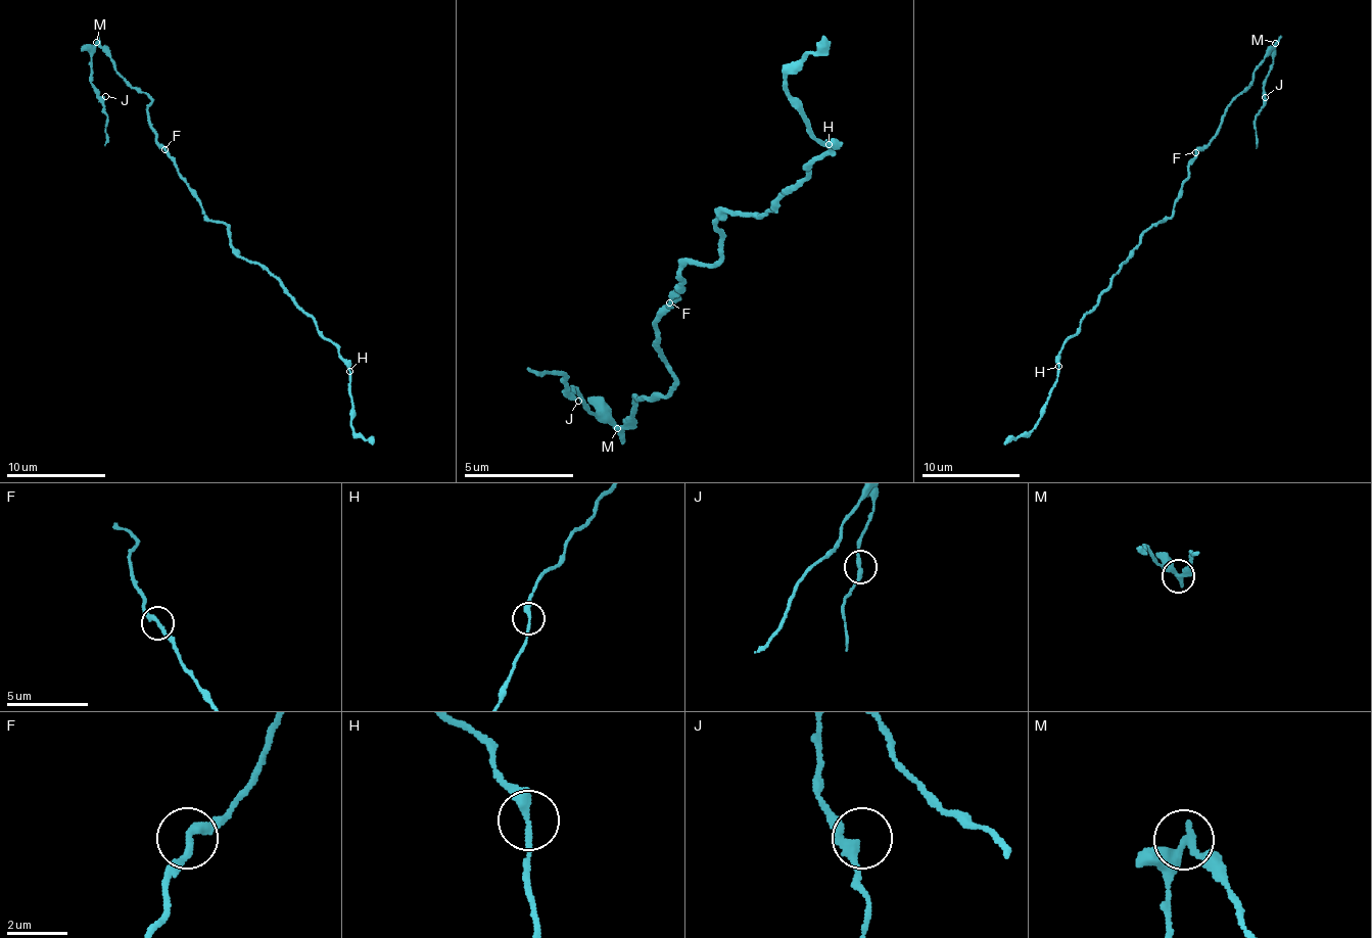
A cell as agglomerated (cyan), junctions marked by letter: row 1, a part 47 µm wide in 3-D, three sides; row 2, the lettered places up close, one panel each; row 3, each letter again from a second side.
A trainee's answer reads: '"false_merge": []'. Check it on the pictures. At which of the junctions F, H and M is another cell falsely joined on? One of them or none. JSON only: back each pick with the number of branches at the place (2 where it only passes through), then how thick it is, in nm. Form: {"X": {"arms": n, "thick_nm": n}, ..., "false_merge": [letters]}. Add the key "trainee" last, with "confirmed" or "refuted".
{"M": {"arms": 2, "thick_nm": 280}, "false_merge": ["M"], "trainee": "refuted"}

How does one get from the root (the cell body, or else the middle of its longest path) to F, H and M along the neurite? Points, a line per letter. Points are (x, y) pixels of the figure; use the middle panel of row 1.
F: (681, 273), (684, 279), (679, 282), (682, 285), (671, 297), (672, 293), (679, 296), (671, 307), (669, 302)
H: (681, 273), (715, 261), (722, 234), (715, 218), (773, 208), (829, 144)
M: (681, 273), (656, 330), (671, 390), (634, 400), (619, 430)

